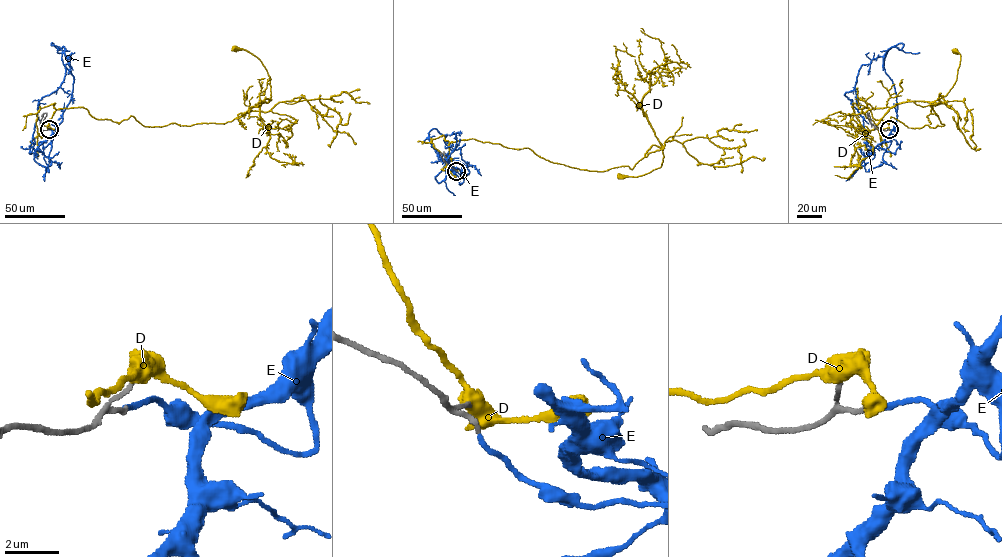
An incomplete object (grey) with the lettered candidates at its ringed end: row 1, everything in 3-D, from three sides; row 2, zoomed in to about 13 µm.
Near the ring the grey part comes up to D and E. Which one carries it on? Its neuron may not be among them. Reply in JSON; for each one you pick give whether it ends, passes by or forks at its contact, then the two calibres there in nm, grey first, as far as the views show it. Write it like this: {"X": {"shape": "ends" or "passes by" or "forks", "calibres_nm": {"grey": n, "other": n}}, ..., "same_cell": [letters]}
{"E": {"shape": "ends", "calibres_nm": {"grey": 180, "other": 170}}, "same_cell": ["E"]}

